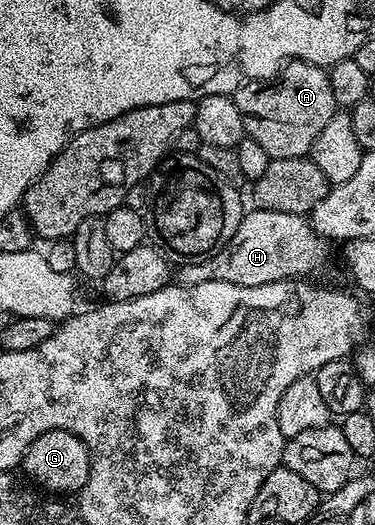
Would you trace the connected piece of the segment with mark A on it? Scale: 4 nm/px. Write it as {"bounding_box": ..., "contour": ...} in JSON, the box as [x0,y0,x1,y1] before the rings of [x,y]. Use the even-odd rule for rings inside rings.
{"bounding_box":[233,60,337,159],"contour":[[[292,60],[274,80],[244,82],[233,97],[243,117],[244,135],[257,140],[271,159],[308,157],[321,128],[337,113],[327,70],[311,62]]]}

